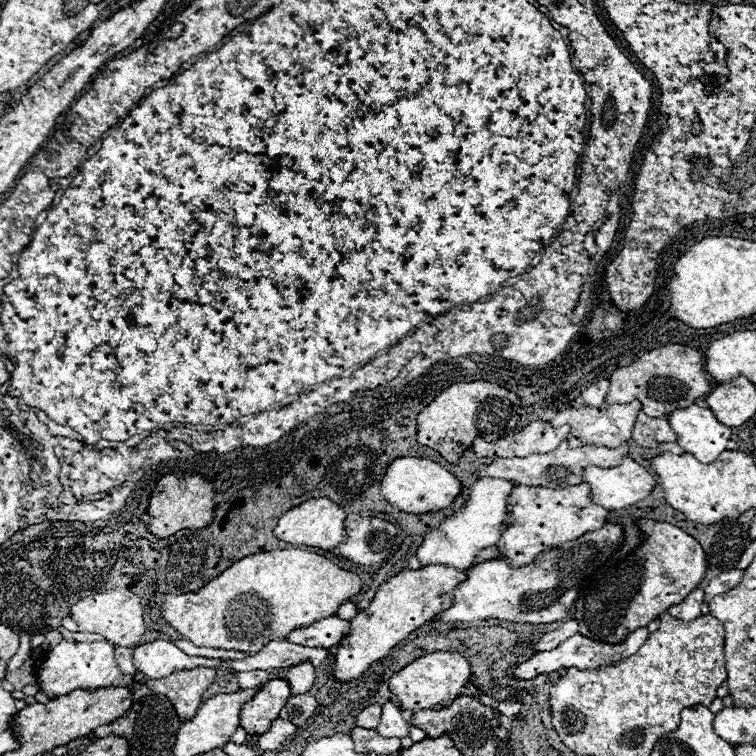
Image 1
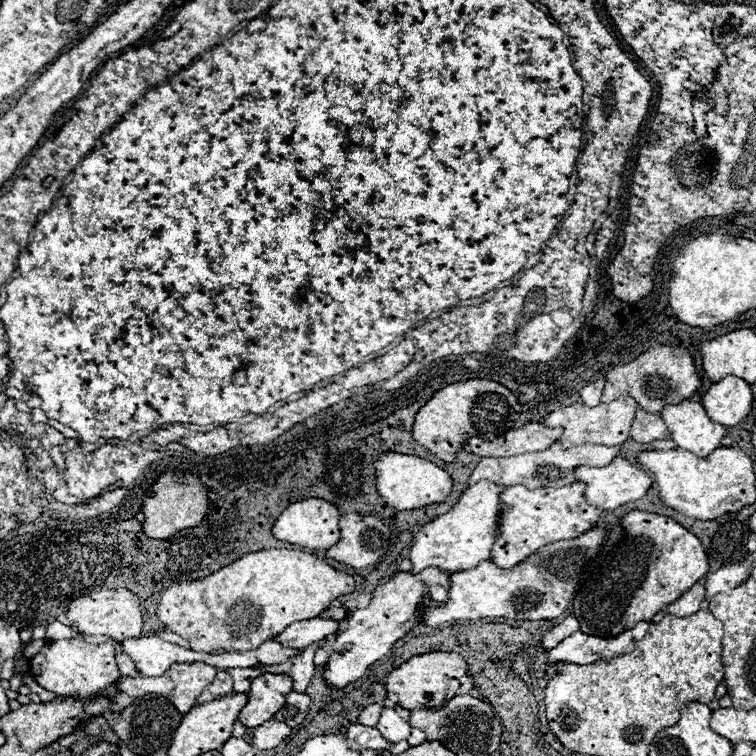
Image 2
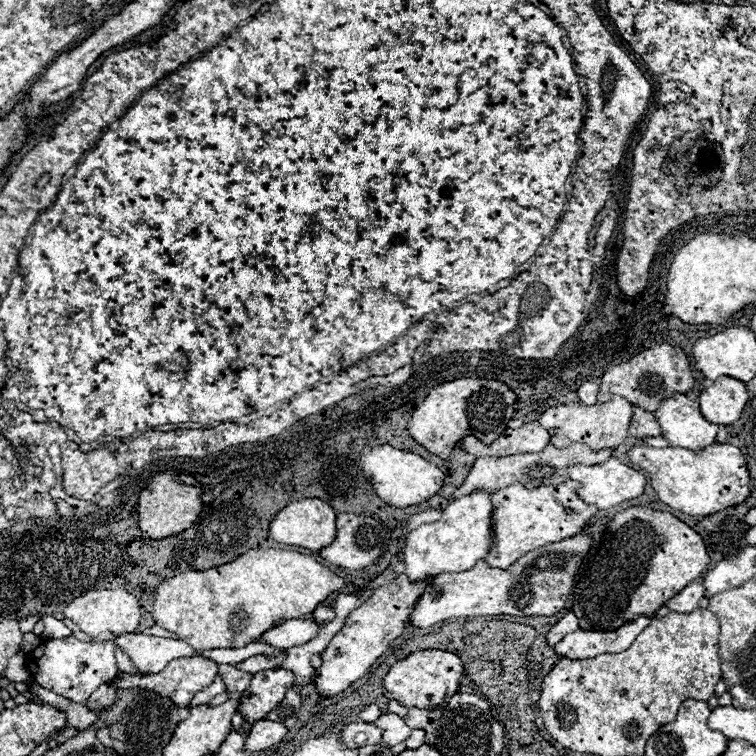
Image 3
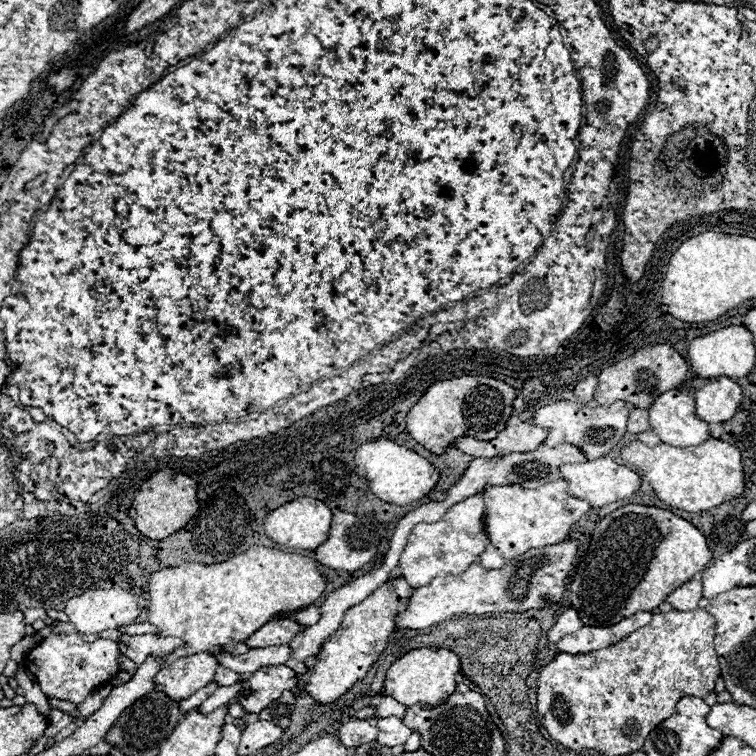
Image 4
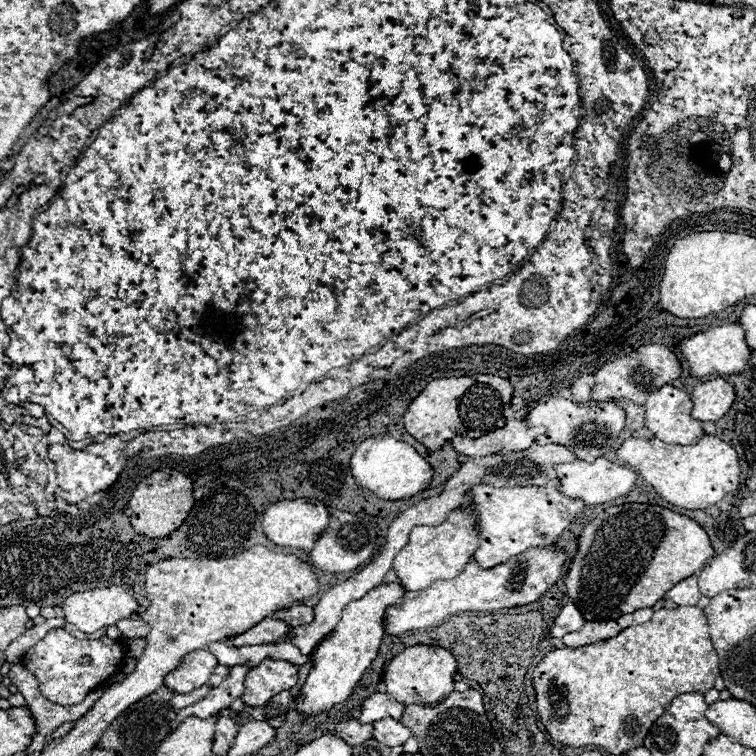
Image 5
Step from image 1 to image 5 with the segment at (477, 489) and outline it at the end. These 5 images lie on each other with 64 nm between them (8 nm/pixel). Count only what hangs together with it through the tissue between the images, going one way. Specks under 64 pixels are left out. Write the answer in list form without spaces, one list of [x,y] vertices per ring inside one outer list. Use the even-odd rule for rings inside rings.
[[[456,508],[454,512],[448,514],[444,524],[414,528],[410,542],[396,554],[392,566],[396,570],[400,586],[404,586],[406,592],[416,592],[424,590],[436,580],[458,576],[464,564],[472,560],[472,554],[480,544],[474,524],[476,524],[476,514],[472,508]]]

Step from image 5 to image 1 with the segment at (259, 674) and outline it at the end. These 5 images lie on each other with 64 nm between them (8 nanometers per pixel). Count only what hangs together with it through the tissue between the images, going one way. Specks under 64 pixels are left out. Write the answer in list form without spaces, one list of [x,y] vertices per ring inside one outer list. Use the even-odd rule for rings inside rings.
[[[282,678],[260,684],[258,694],[254,694],[254,698],[242,706],[240,726],[248,734],[264,734],[270,728],[270,722],[278,718],[290,694],[290,684]]]

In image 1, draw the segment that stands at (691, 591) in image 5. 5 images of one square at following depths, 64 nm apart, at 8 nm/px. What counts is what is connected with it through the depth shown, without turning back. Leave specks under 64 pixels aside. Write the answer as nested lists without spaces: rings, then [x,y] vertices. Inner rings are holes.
[[[694,588],[680,604],[670,606],[668,614],[672,614],[678,620],[694,620],[702,614],[702,604],[704,604],[704,592],[700,588]]]

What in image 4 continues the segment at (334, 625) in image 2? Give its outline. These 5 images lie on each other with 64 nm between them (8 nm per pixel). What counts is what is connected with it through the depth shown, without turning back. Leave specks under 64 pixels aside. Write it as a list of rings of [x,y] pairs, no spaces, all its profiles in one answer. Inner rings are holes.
[[[270,620],[266,622],[266,626],[262,626],[260,630],[256,630],[254,634],[250,634],[250,638],[246,638],[246,646],[280,646],[280,644],[290,644],[292,636],[302,630],[304,626],[292,622],[292,620]]]

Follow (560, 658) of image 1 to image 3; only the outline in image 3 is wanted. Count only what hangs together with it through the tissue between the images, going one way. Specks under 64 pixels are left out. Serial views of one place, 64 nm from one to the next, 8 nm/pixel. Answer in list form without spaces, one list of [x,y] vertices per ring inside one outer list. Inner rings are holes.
[[[638,616],[634,622],[626,622],[614,632],[576,630],[558,642],[554,650],[556,654],[572,660],[586,660],[604,652],[622,652],[646,626],[650,626],[650,616]]]

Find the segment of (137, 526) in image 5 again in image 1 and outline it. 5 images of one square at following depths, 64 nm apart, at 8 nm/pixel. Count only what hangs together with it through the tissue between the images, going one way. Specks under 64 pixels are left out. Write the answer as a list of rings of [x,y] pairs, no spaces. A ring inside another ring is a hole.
[[[164,474],[158,484],[154,486],[150,500],[148,500],[148,510],[146,514],[150,516],[148,520],[148,530],[156,538],[168,538],[170,534],[176,534],[178,530],[184,528],[202,528],[212,522],[214,516],[214,486],[204,480],[200,474]]]

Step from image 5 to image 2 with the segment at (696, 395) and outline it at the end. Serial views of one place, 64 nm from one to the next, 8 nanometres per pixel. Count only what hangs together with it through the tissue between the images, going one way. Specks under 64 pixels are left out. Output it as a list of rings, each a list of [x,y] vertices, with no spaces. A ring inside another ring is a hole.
[[[726,376],[712,382],[708,392],[702,396],[702,406],[708,410],[708,418],[722,426],[736,426],[752,410],[752,390],[736,376]]]

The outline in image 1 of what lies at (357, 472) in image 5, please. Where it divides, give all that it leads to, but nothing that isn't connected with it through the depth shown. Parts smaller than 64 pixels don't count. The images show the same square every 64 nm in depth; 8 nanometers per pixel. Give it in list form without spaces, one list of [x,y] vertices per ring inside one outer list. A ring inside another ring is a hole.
[[[404,456],[404,458],[394,458],[388,464],[386,474],[380,482],[380,492],[394,508],[402,512],[426,514],[430,510],[442,510],[450,506],[452,500],[460,494],[460,482],[448,470],[444,470],[432,460]]]

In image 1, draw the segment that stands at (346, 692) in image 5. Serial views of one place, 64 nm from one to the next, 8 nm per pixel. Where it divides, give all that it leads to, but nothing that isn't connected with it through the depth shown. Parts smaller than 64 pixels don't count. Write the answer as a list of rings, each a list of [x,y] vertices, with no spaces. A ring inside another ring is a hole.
[[[424,566],[418,570],[402,570],[384,582],[368,608],[358,612],[358,618],[350,620],[352,632],[342,638],[336,646],[334,654],[334,680],[350,682],[364,674],[364,670],[376,660],[384,658],[400,640],[404,640],[410,632],[430,622],[438,612],[446,610],[450,602],[442,602],[440,594],[448,594],[452,598],[452,590],[466,578],[464,570],[452,566]]]

